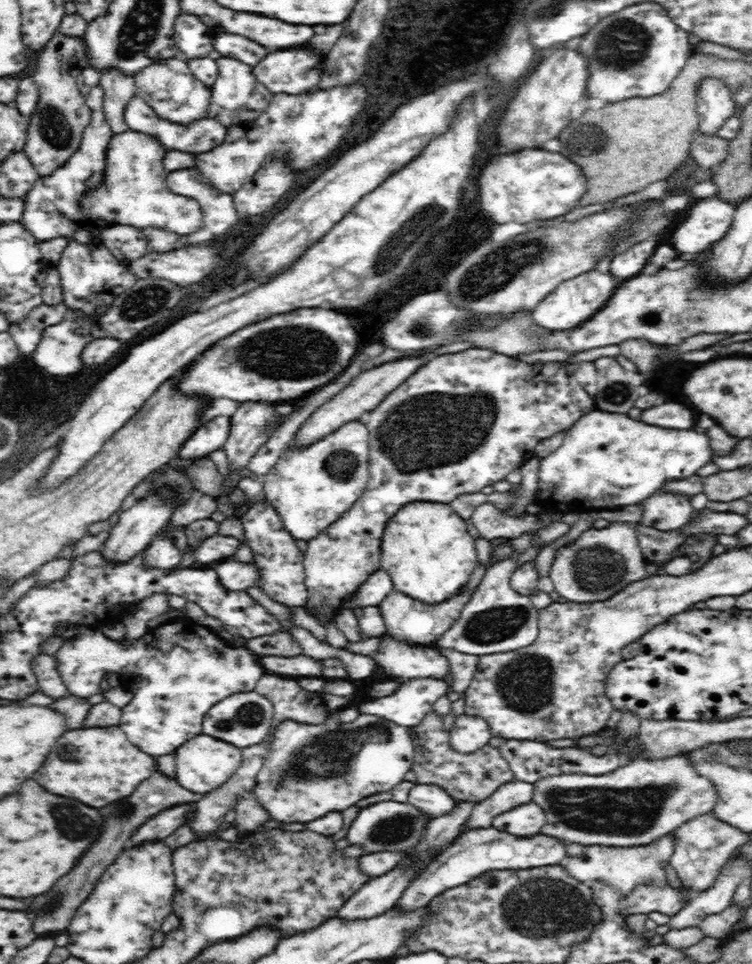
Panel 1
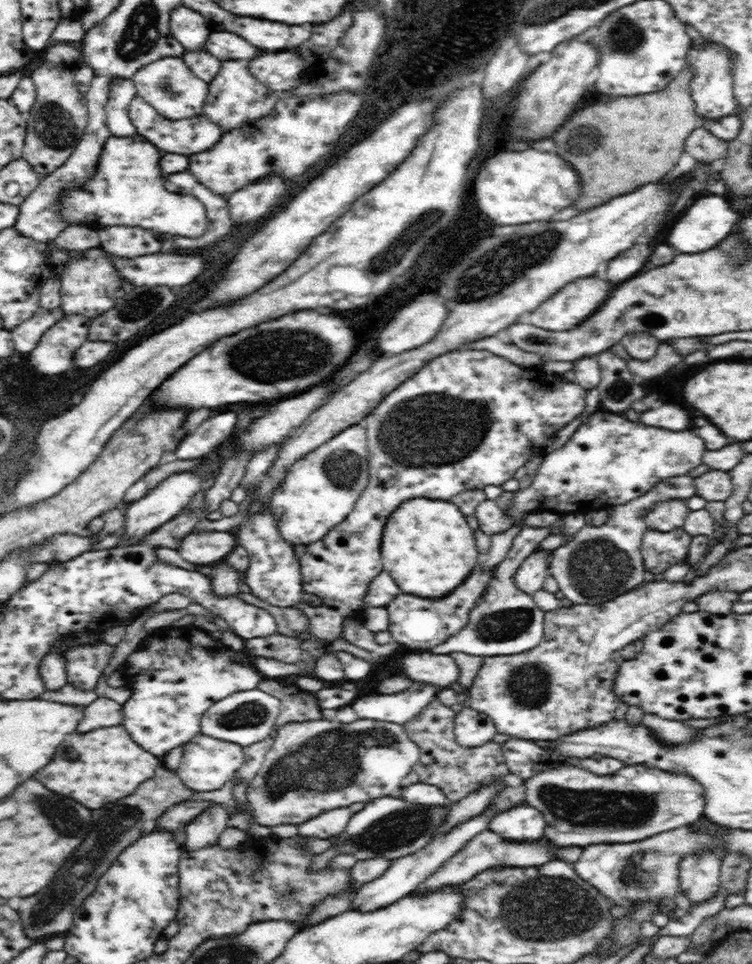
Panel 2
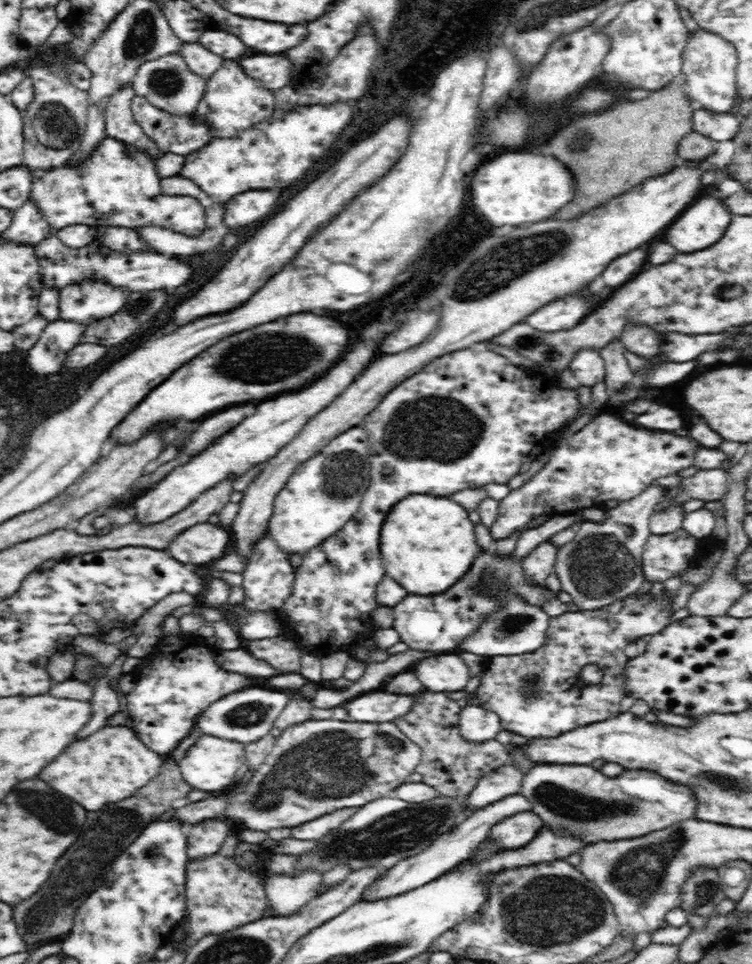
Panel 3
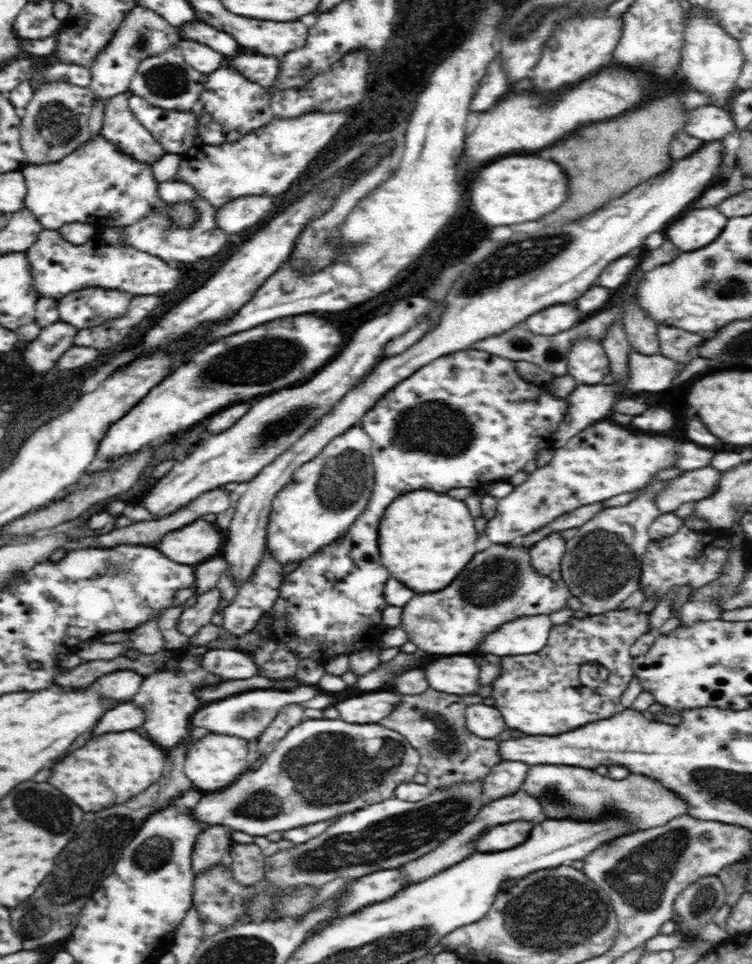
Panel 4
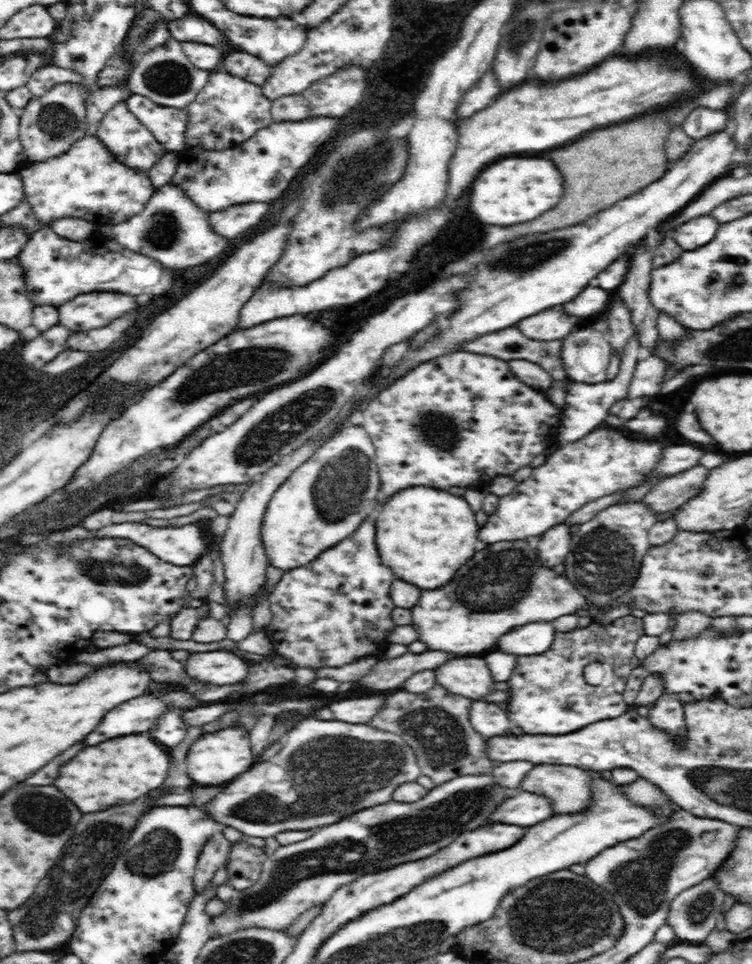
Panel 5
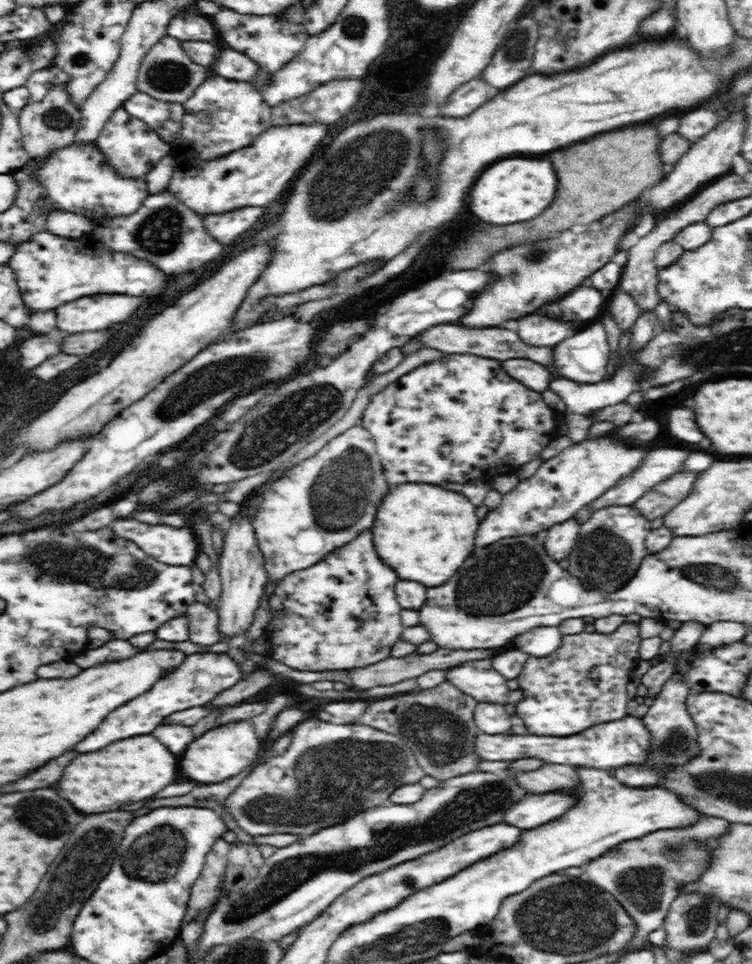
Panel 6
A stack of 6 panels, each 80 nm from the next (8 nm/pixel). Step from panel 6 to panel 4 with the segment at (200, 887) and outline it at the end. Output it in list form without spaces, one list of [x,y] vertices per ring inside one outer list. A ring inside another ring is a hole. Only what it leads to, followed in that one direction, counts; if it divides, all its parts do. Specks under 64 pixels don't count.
[[[224,825],[209,826],[210,828],[201,831],[197,835],[196,846],[193,848],[192,855],[190,856],[195,875],[220,863],[222,856],[234,844],[230,835],[231,830]]]

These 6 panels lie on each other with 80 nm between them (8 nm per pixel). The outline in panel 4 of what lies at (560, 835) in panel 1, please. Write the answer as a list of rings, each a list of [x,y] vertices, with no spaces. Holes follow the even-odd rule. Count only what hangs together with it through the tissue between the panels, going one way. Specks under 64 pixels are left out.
[[[542,764],[530,765],[530,770],[528,770],[521,790],[540,802],[540,809],[542,809],[541,818],[596,822],[603,821],[607,819],[608,815],[612,815],[614,819],[620,819],[626,825],[626,834],[634,834],[636,831],[656,828],[665,825],[680,815],[689,814],[687,803],[683,802],[683,799],[679,798],[679,795],[676,795],[675,792],[668,791],[658,780],[633,773],[623,780],[611,780],[606,775],[601,776],[598,774],[595,769],[562,768],[562,766],[552,766],[552,764],[548,764],[548,766],[542,766]]]

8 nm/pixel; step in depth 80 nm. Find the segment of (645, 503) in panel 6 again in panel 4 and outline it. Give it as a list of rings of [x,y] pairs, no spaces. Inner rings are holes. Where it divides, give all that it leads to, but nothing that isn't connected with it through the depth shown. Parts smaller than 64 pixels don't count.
[[[712,466],[687,471],[673,478],[667,487],[655,498],[661,513],[673,512],[684,502],[698,502],[715,492],[720,471]]]

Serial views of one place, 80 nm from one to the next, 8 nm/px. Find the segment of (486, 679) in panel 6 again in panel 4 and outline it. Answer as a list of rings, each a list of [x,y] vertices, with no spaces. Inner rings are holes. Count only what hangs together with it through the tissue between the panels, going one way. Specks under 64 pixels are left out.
[[[468,654],[437,656],[422,669],[430,689],[457,695],[484,693],[476,681],[479,667]]]

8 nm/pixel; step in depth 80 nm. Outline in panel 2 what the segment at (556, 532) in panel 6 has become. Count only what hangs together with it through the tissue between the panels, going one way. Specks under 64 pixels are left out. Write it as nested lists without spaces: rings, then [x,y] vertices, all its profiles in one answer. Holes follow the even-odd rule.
[[[546,551],[532,553],[528,558],[524,559],[524,562],[515,572],[513,576],[514,584],[527,595],[534,594],[541,588],[544,578],[549,575],[549,559],[550,557],[546,555]]]

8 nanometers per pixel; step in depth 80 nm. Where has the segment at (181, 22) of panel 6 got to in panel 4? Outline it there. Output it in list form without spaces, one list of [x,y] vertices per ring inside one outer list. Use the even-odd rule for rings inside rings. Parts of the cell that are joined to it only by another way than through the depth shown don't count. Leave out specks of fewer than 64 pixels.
[[[189,22],[178,29],[182,39],[191,39],[214,48],[216,52],[222,52],[224,56],[236,56],[238,54],[238,44],[234,44],[234,38],[226,32],[220,32],[204,22]]]

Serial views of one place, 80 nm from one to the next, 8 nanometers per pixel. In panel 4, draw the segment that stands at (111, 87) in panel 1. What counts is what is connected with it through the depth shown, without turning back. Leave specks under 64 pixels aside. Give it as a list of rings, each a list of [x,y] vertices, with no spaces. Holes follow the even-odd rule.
[[[126,90],[109,100],[100,135],[114,143],[124,155],[152,166],[167,152],[134,116],[129,107],[132,95],[130,90]]]

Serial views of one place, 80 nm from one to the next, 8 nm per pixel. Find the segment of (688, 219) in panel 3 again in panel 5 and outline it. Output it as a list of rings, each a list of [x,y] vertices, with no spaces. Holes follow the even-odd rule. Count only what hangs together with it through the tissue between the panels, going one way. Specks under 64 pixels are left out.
[[[702,214],[700,218],[688,220],[686,224],[674,228],[674,232],[670,232],[668,236],[672,237],[682,250],[691,251],[714,240],[715,232],[718,232],[720,226],[720,221],[714,224],[714,220],[710,220],[710,214]]]

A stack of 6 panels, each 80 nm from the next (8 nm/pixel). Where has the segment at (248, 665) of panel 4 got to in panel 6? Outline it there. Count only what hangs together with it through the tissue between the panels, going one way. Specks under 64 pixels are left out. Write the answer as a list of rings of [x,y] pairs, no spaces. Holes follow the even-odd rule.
[[[208,652],[208,654],[195,653],[188,655],[181,667],[176,668],[171,676],[154,684],[154,688],[150,692],[130,700],[130,704],[124,704],[122,708],[118,708],[118,712],[110,712],[110,716],[106,716],[106,720],[102,720],[98,730],[94,730],[94,734],[86,736],[86,740],[82,740],[76,746],[76,752],[94,752],[94,750],[104,748],[110,742],[118,742],[122,738],[148,734],[166,716],[170,716],[176,710],[184,710],[184,708],[192,708],[192,706],[205,706],[218,693],[232,688],[242,680],[242,670],[240,668],[242,667],[238,666],[238,663],[230,658],[228,654],[210,654]]]

